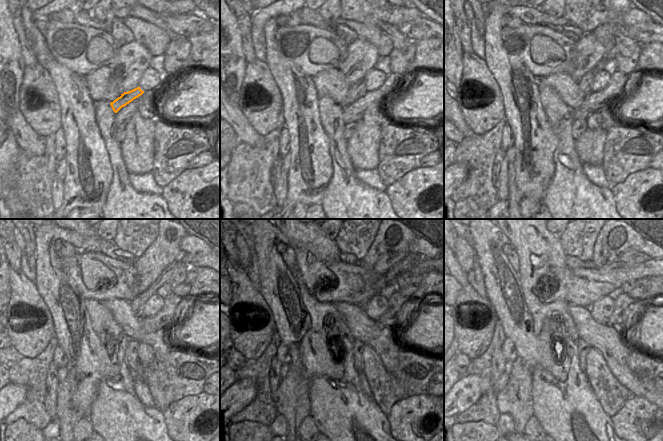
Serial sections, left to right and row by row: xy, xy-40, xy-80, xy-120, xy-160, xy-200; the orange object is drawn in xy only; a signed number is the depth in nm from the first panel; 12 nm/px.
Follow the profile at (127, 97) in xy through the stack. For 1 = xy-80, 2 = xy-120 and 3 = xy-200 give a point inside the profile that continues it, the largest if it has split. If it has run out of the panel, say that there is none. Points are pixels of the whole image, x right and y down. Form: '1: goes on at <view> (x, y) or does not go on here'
1: goes on at xy-80 (584, 85)
2: goes on at xy-120 (167, 276)
3: goes on at xy-200 (638, 258)

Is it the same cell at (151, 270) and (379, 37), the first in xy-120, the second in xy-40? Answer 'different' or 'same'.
different

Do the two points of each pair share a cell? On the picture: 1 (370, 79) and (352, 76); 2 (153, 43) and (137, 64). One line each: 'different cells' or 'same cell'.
1: different cells
2: different cells

